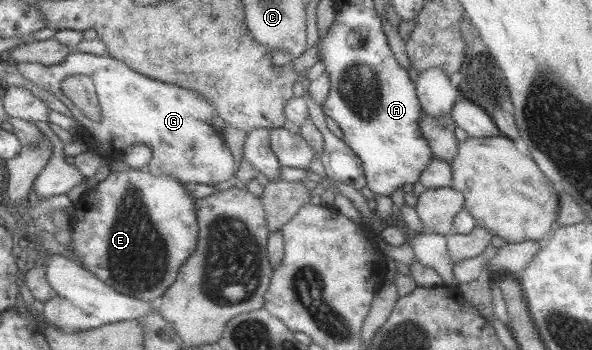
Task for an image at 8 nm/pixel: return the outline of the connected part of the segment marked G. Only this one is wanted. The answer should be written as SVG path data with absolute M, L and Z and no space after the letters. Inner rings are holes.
M73 51L58 65L19 63L19 66L28 79L57 95L72 110L74 118L84 128L81 136L84 143L104 159L118 159L132 146L142 144L154 151L148 170L156 177L173 175L186 185L215 186L230 181L239 172L232 149L214 125L219 109L201 91L144 75L110 54ZM79 73L94 79L102 107L100 122L92 121L64 95L64 81Z

